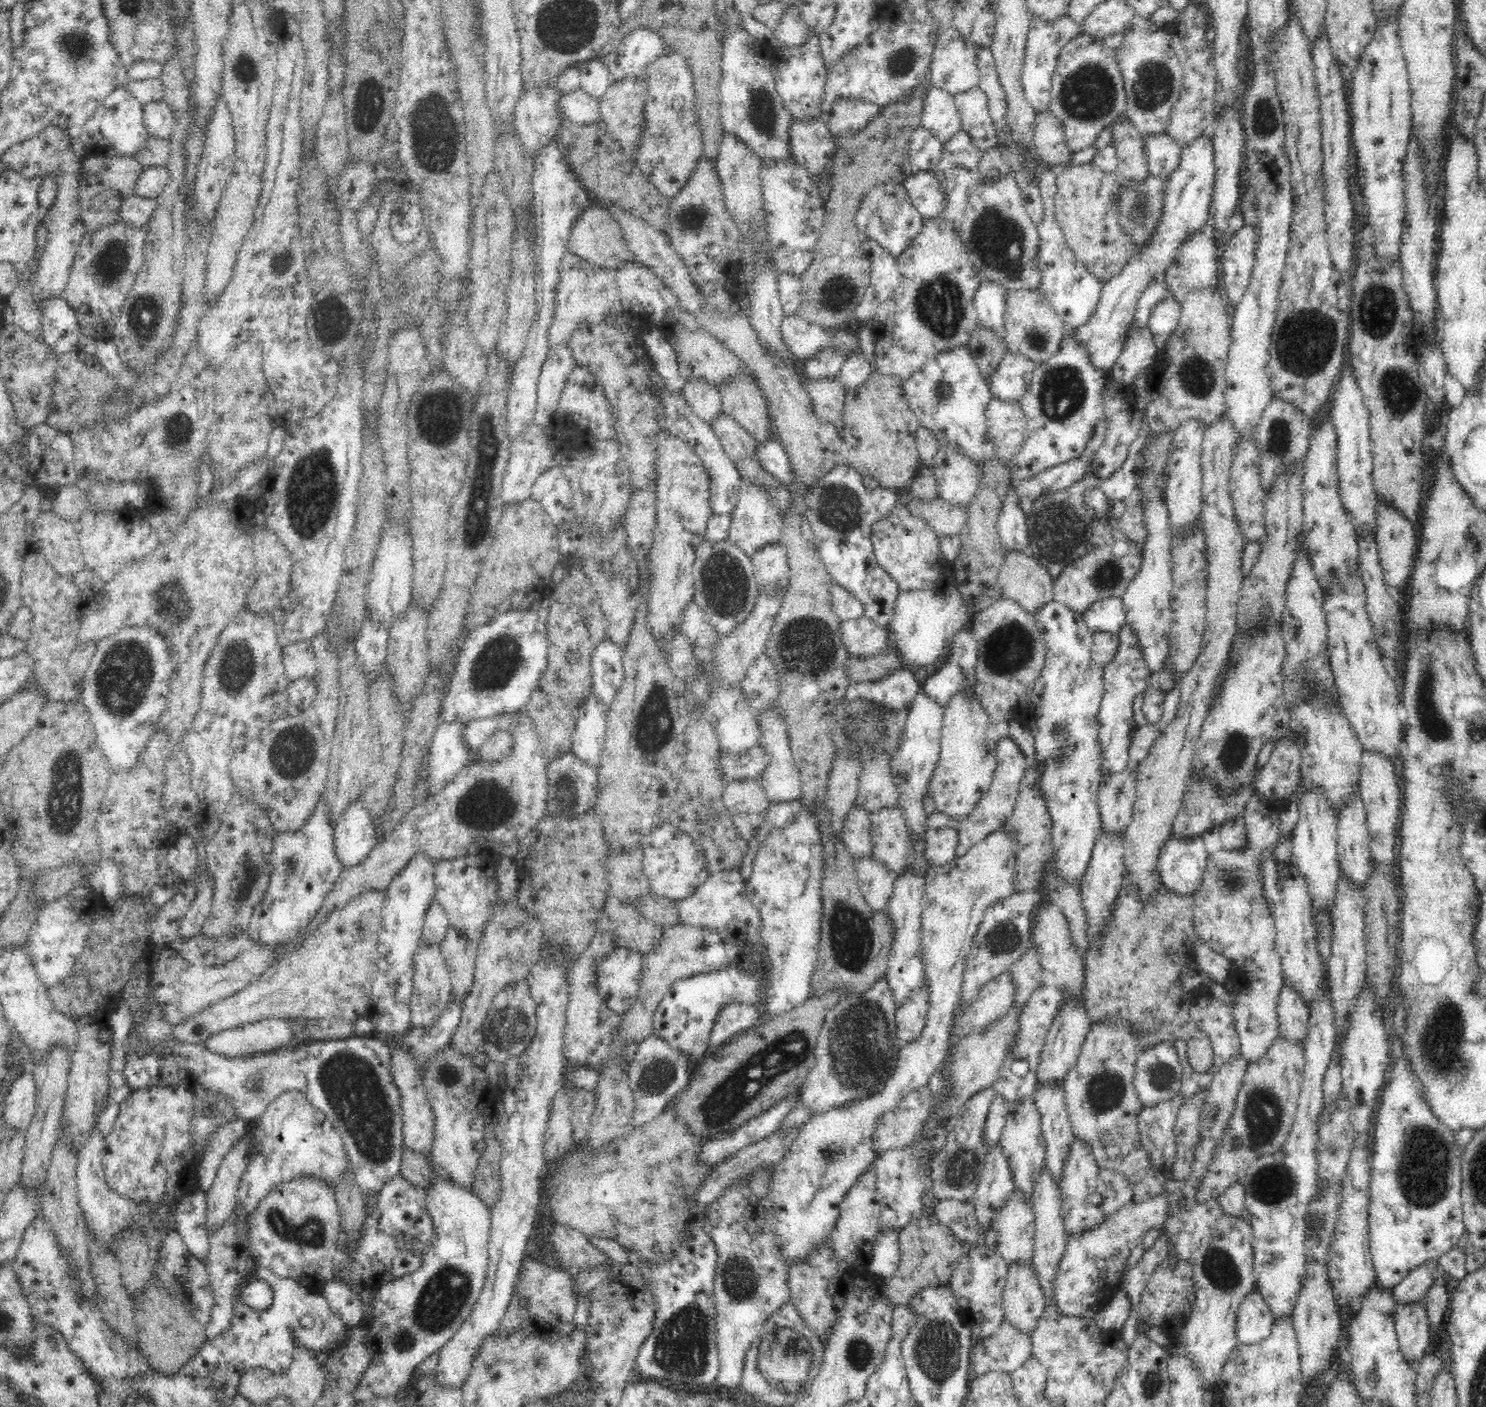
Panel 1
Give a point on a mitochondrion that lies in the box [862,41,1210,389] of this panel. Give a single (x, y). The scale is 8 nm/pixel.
(996, 237)

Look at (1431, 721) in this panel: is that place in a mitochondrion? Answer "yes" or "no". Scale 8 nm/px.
yes

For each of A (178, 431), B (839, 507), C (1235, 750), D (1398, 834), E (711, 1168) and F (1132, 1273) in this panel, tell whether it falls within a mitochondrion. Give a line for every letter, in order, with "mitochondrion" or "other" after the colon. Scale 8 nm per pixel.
A: mitochondrion
B: mitochondrion
C: mitochondrion
D: other
E: other
F: other

